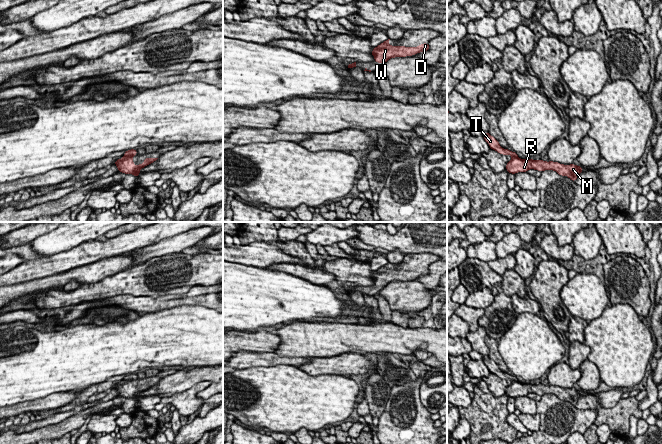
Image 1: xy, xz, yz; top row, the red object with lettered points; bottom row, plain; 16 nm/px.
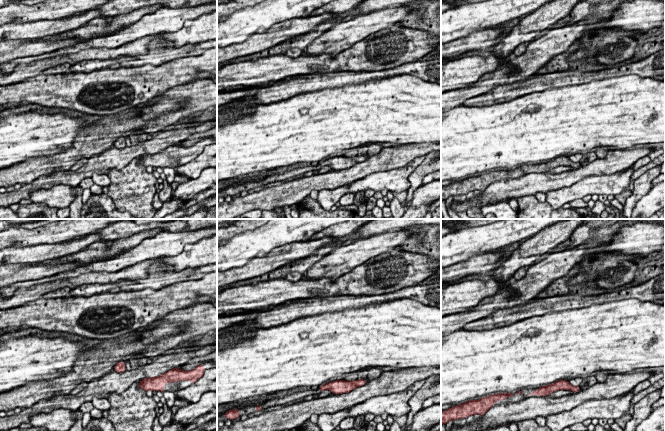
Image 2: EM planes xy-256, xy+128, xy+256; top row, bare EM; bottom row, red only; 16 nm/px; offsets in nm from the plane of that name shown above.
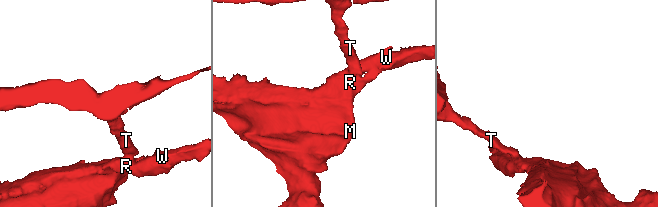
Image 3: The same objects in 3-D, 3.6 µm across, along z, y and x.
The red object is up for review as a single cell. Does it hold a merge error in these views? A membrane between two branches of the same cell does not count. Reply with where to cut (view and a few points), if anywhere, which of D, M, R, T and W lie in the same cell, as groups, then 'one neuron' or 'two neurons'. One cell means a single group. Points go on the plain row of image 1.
xy (124, 380), (131, 381) | D M R W / T | two neurons

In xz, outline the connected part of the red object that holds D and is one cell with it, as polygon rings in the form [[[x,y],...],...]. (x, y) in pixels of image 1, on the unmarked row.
[[[389,264],[384,265],[371,275],[375,282],[373,285],[384,288],[391,282],[416,279],[430,272],[428,267],[421,268],[418,271],[391,270]]]

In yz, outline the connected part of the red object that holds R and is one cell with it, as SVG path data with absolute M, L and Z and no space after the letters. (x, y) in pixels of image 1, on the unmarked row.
M513 381L507 388L506 394L508 397L516 398L518 396L527 396L529 393L538 394L543 396L545 394L554 394L561 400L567 400L572 405L576 405L577 400L583 395L581 390L575 388L564 389L553 385L533 384L533 383L520 383Z

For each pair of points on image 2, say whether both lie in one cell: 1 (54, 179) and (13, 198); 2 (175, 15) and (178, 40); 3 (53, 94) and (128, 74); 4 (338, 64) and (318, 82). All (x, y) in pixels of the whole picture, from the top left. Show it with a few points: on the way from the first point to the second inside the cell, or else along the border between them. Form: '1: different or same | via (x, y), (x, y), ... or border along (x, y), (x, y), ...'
1: same | via (44, 182), (27, 189), (23, 193)
2: different | border along (197, 18), (186, 20), (175, 31), (154, 34)
3: same | via (72, 91), (79, 91), (87, 84), (109, 81)
4: different | border along (354, 71), (327, 71), (307, 74)

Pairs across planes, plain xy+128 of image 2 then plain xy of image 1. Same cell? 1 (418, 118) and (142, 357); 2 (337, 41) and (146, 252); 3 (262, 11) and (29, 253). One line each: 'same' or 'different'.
1: same
2: same
3: different

